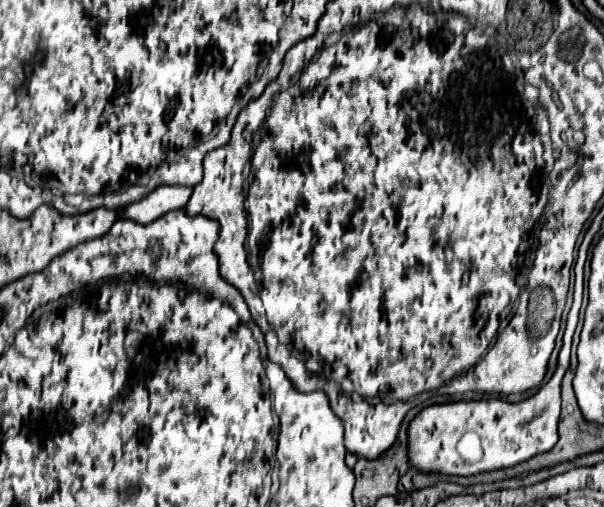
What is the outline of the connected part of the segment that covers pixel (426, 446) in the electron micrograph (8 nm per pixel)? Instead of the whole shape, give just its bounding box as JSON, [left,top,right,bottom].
[409,312,577,476]

